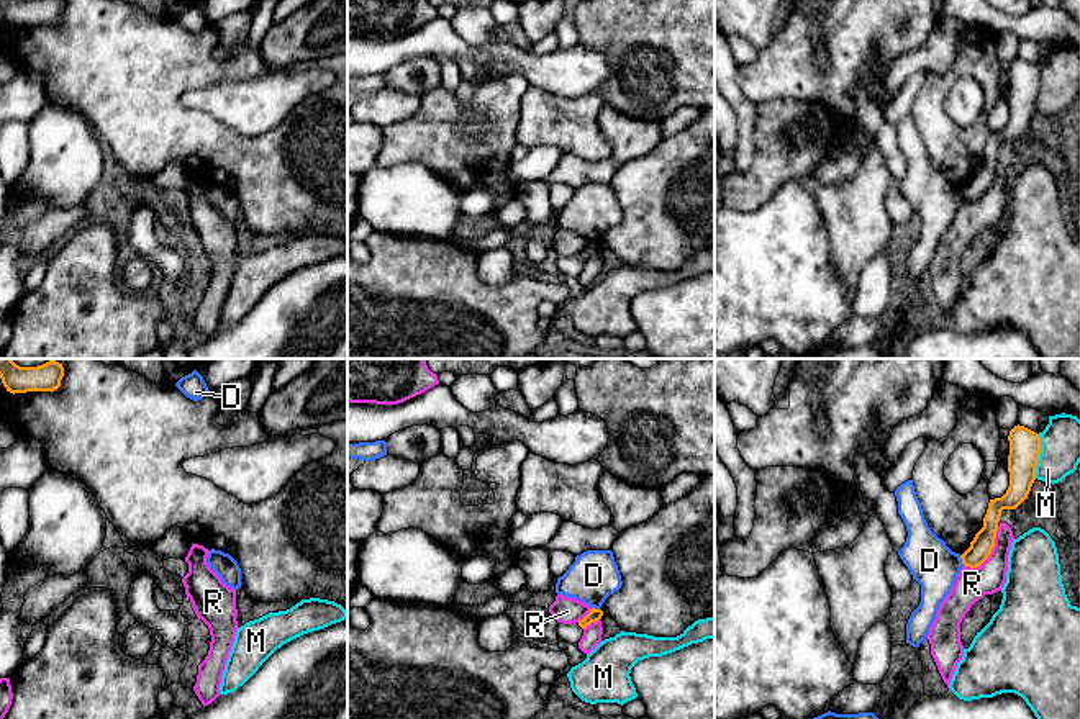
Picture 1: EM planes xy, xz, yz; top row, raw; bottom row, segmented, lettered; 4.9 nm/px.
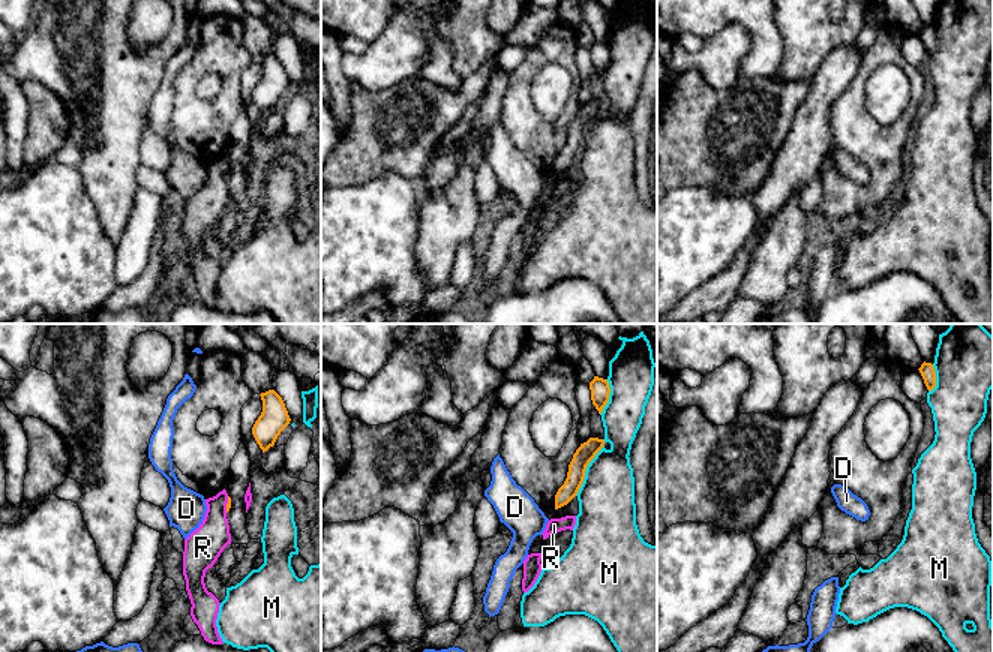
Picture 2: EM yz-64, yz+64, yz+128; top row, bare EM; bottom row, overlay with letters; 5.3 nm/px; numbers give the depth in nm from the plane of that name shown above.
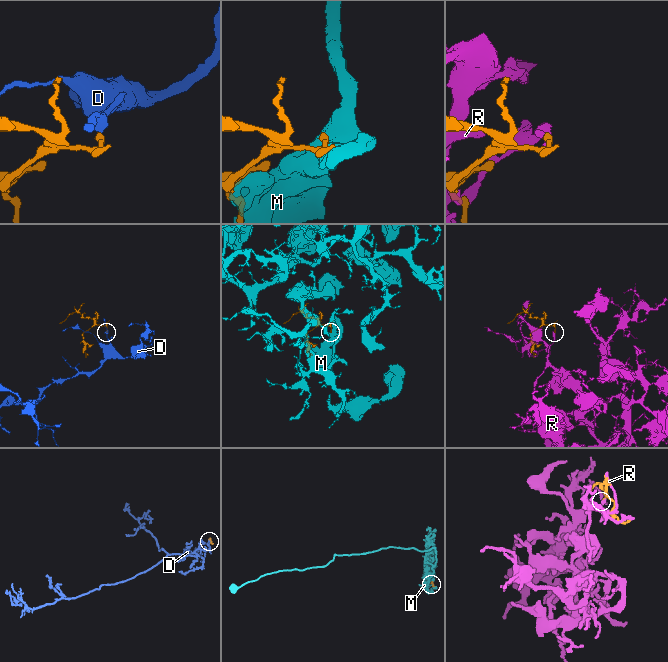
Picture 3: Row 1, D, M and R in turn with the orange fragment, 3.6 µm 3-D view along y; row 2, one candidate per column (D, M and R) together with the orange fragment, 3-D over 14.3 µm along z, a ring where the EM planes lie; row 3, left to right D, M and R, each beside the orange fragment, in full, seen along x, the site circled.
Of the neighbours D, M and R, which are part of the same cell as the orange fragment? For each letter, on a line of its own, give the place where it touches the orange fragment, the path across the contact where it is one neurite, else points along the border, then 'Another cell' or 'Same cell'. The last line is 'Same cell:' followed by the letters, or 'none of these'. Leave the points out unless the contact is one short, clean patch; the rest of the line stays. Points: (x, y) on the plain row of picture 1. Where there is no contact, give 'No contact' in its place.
D: Touches orange at yz (962, 194). Boundary: yz (959, 189), (964, 197). Another cell
M: Touches orange at yz (1038, 89). Another cell
R: Touches orange at yz (990, 185). Another cell
Same cell: none of these

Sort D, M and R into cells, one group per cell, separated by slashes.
D / M / R

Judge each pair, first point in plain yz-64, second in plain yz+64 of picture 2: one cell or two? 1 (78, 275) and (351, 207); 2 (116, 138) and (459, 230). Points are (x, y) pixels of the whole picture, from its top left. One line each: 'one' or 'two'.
1: one
2: one

